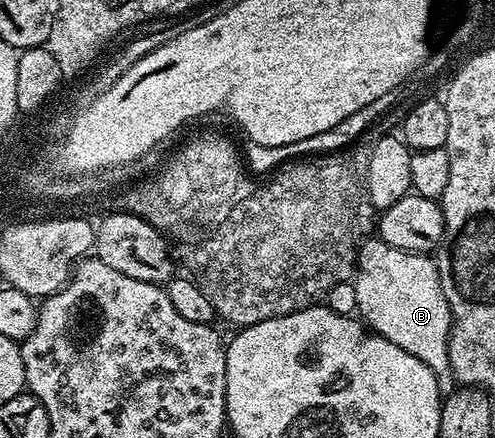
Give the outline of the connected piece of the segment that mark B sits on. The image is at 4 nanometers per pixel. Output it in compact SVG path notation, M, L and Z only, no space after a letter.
M366 240L357 251L352 286L357 301L356 313L368 329L382 334L391 344L399 344L403 352L411 352L411 356L423 360L423 364L435 372L443 388L454 385L449 363L449 330L453 317L447 296L443 296L437 263L432 257L391 248L380 240Z

